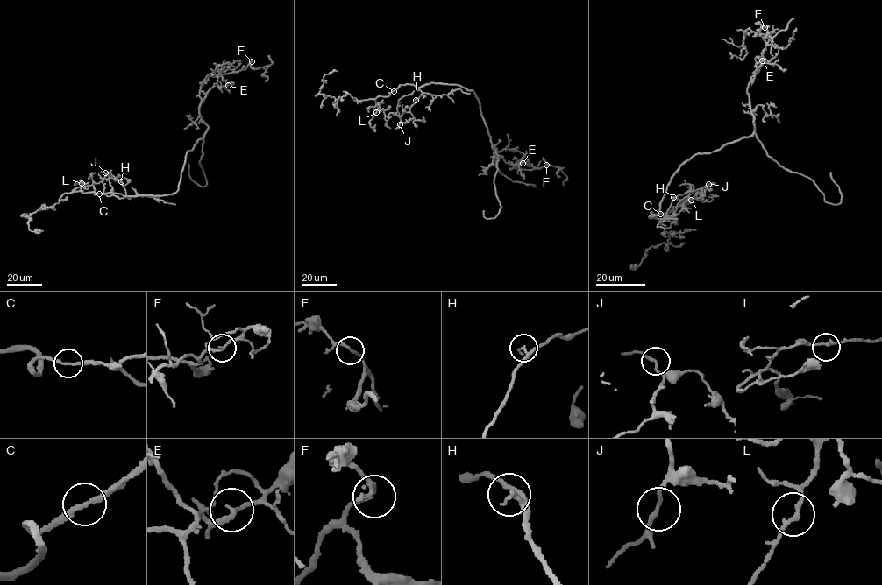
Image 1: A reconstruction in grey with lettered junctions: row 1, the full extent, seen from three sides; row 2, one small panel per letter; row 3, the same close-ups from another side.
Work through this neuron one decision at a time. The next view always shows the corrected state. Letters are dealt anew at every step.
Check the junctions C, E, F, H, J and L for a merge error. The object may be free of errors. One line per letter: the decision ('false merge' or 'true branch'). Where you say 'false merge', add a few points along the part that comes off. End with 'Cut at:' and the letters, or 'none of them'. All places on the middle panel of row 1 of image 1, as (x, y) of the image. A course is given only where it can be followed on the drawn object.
C: true branch
E: true branch
F: true branch
H: true branch
J: true branch
L: true branch
Cut at: none of them

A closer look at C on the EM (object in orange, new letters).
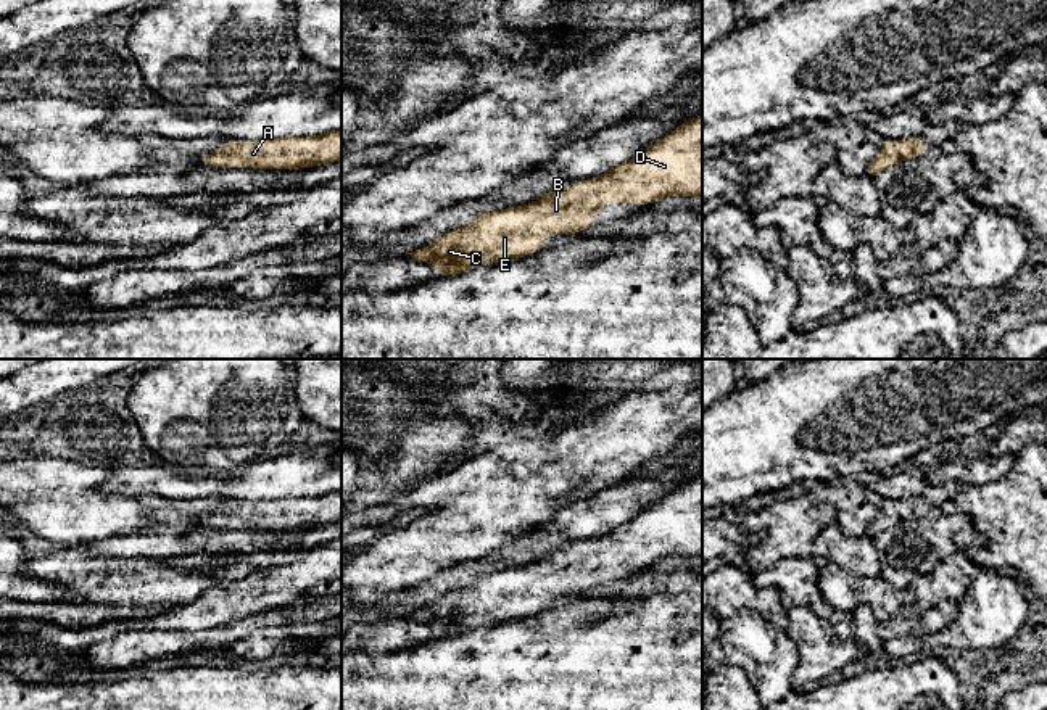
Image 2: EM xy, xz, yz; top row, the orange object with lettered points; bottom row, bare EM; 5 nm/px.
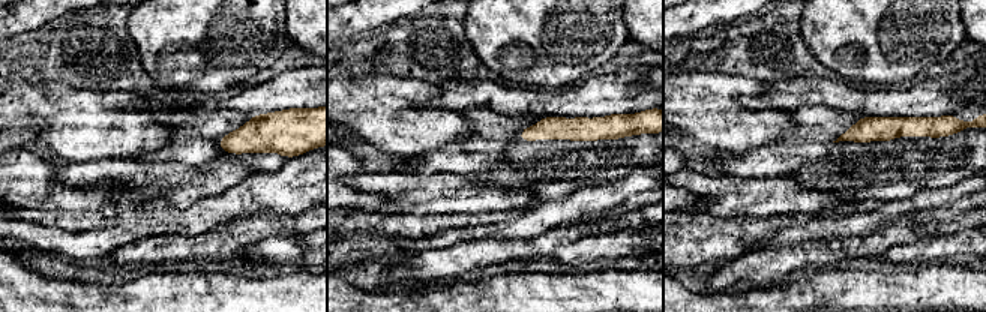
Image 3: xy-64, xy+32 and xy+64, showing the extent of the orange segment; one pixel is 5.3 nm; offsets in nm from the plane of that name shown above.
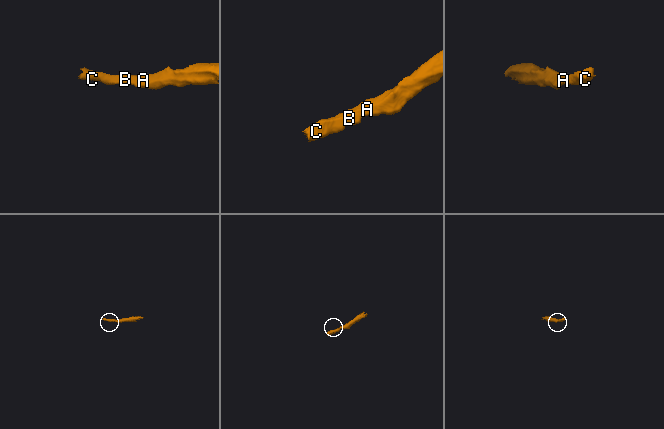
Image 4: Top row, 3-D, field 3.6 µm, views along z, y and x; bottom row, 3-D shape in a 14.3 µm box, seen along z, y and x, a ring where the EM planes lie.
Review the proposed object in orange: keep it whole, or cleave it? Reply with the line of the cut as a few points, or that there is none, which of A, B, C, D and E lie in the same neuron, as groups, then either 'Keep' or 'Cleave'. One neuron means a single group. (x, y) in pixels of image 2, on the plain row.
No split. Groups: A B C D E. Keep

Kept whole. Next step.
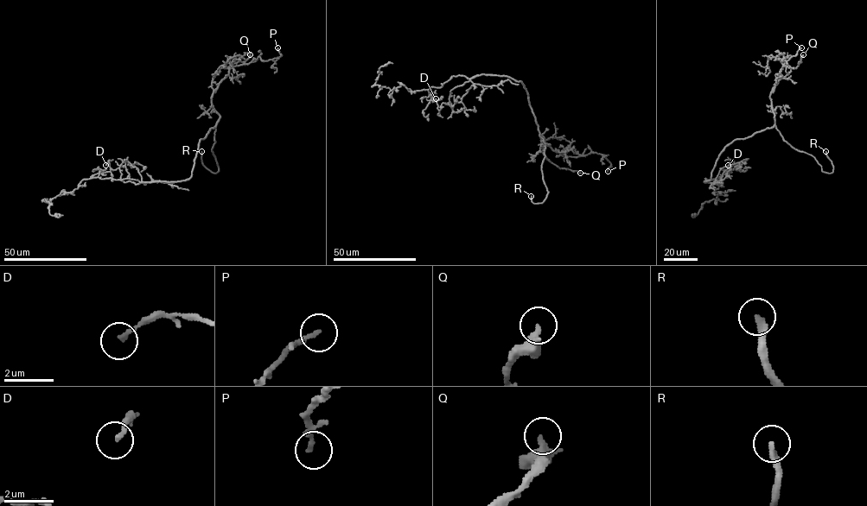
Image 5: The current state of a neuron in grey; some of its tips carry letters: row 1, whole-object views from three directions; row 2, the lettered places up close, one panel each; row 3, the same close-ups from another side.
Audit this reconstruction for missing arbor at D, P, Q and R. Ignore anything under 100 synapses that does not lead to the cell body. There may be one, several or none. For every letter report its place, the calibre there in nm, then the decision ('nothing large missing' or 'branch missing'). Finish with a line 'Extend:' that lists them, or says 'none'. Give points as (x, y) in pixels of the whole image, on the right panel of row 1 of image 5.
D: (728, 165) | 190 nm | nothing large missing
P: (801, 47) | 160 nm | nothing large missing
Q: (803, 54) | 440 nm | nothing large missing
R: (825, 151) | 280 nm | branch missing
Extend: R

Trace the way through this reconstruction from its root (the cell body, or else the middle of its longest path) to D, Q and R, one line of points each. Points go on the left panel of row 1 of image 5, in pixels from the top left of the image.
D: (193, 168), (191, 176), (184, 180), (136, 184), (120, 179), (121, 164), (116, 170), (107, 163), (105, 165)
Q: (193, 168), (200, 141), (215, 125), (219, 117), (212, 102), (213, 77), (220, 68), (245, 61), (250, 54)
R: (193, 168), (200, 141), (216, 125), (215, 142), (212, 150), (219, 167), (216, 173), (203, 164), (201, 151)

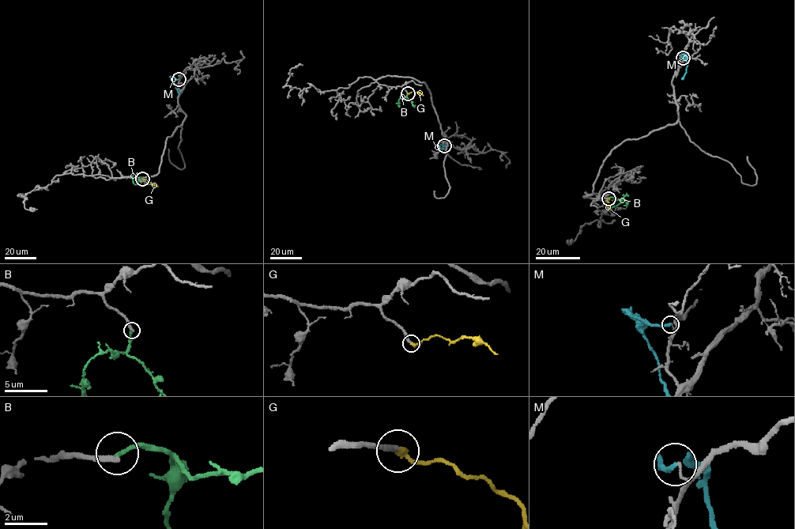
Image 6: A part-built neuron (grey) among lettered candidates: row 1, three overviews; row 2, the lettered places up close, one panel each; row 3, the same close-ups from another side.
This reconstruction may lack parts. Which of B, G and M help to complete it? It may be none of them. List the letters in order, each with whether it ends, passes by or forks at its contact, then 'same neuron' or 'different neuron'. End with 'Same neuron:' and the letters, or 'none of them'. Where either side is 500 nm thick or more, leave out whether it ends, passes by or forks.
B: it ends there; different neuron
G: it ends there; same neuron
M: it ends there; different neuron
Same neuron: G

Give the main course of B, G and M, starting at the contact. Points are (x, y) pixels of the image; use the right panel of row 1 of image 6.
B: (608, 198), (614, 198), (614, 205), (616, 205), (628, 194)
G: (608, 198), (607, 206), (612, 209)
M: (683, 58), (687, 66), (681, 80)

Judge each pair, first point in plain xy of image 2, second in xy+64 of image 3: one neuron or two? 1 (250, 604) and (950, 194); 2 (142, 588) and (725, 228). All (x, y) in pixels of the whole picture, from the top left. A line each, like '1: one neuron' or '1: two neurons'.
1: one neuron
2: two neurons

